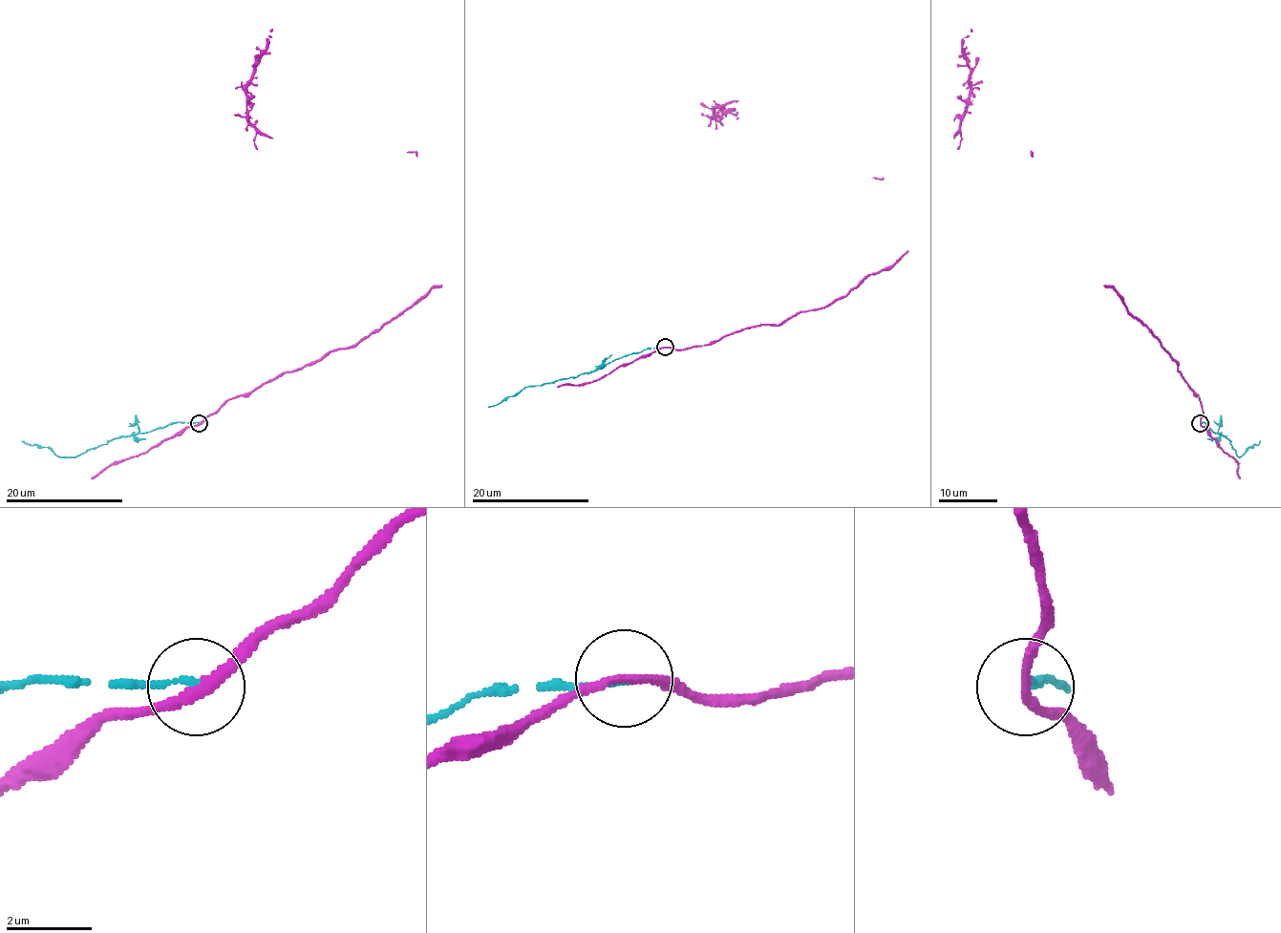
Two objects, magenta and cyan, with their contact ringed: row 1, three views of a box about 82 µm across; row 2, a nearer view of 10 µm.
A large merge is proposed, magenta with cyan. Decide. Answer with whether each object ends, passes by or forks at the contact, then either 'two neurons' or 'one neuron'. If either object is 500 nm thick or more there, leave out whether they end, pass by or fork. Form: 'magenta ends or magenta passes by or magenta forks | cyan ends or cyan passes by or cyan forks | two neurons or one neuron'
magenta passes by | cyan ends | two neurons

